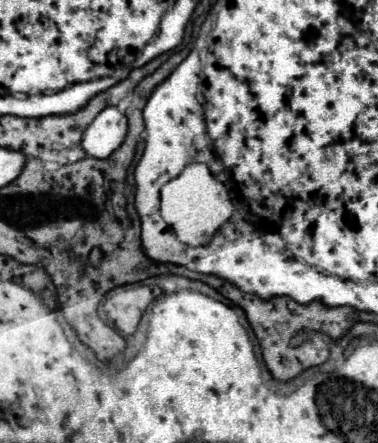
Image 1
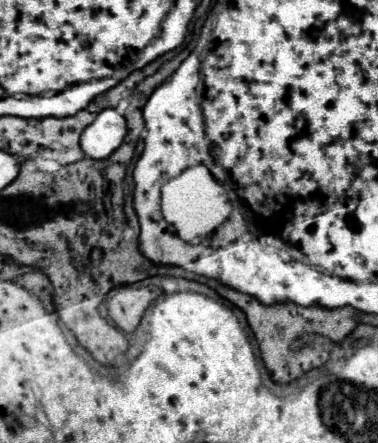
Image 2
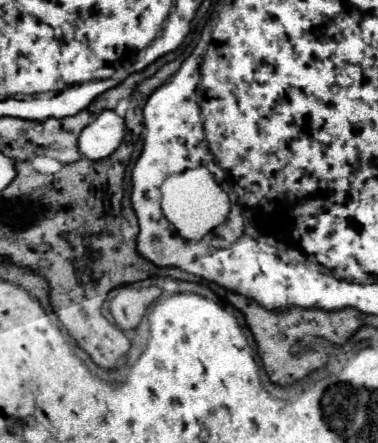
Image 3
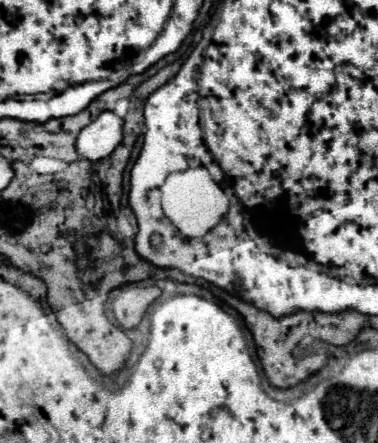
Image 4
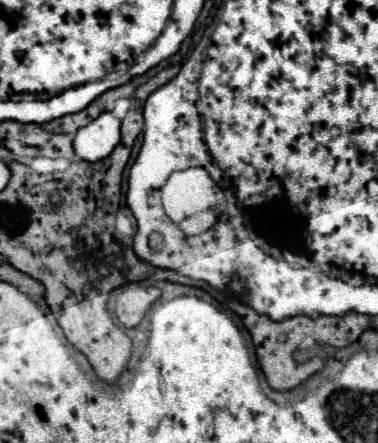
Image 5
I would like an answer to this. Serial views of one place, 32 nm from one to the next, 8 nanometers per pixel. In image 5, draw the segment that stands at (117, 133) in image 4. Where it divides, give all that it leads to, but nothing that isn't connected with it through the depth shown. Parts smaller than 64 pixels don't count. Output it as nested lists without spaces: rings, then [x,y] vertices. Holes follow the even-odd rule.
[[[102,112],[88,126],[80,128],[74,138],[74,152],[80,160],[98,162],[106,158],[120,142],[120,120],[112,112]]]

